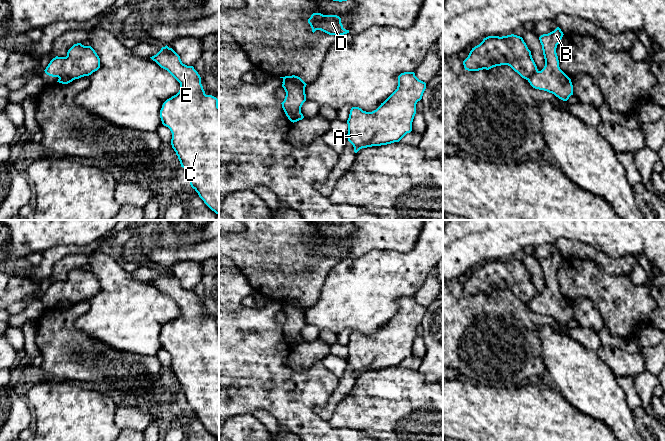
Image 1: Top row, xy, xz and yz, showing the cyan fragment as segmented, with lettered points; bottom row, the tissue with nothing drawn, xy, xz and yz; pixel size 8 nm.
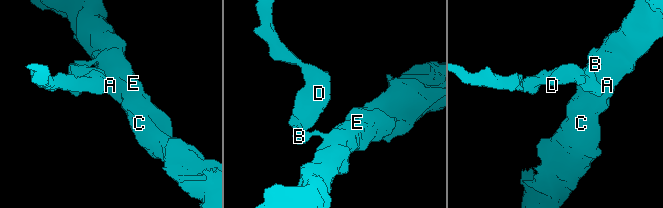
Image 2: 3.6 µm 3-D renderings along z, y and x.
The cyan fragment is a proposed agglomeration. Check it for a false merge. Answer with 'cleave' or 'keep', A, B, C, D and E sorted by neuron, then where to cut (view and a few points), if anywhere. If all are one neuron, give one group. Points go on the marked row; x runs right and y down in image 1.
cleave; groups A B C E / D; cut xz (283, 82), (294, 82), (304, 88)

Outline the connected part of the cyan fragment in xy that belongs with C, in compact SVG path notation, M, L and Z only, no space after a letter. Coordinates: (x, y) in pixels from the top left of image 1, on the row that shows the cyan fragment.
M167 45L150 57L179 83L179 92L167 99L160 110L162 124L172 133L171 145L191 187L204 203L219 215L219 106L218 99L206 95L201 77L193 66L182 63L180 56Z

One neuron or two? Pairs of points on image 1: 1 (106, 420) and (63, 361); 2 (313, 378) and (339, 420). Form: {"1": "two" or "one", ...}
{"1": "two", "2": "two"}

